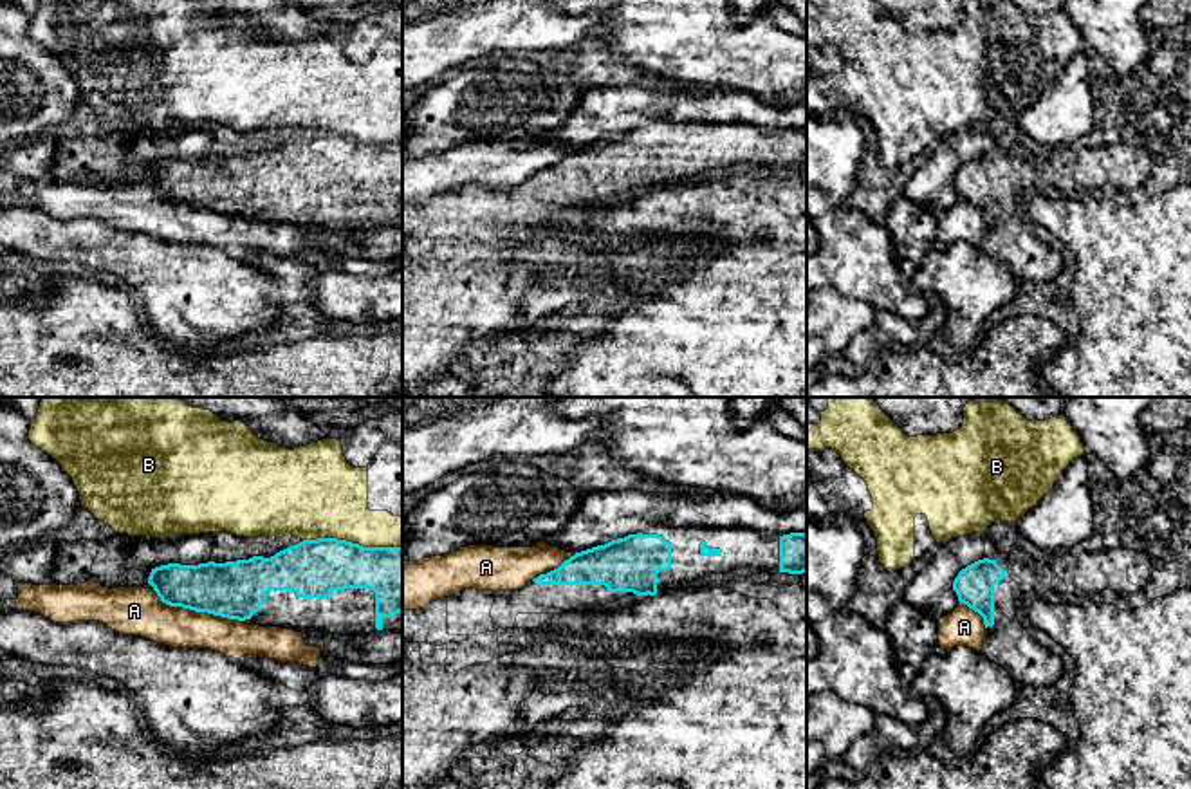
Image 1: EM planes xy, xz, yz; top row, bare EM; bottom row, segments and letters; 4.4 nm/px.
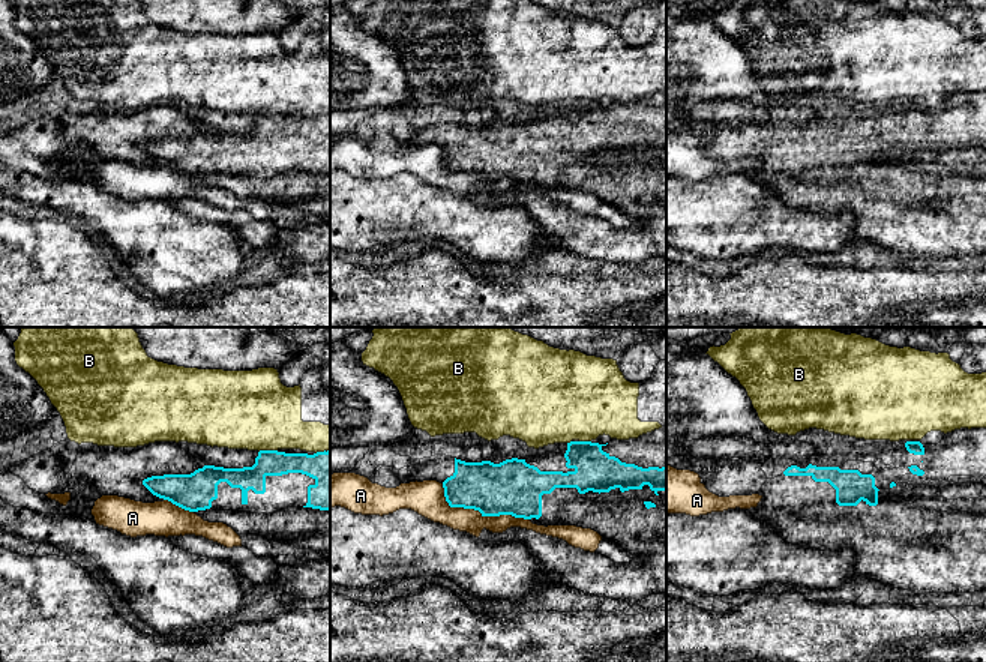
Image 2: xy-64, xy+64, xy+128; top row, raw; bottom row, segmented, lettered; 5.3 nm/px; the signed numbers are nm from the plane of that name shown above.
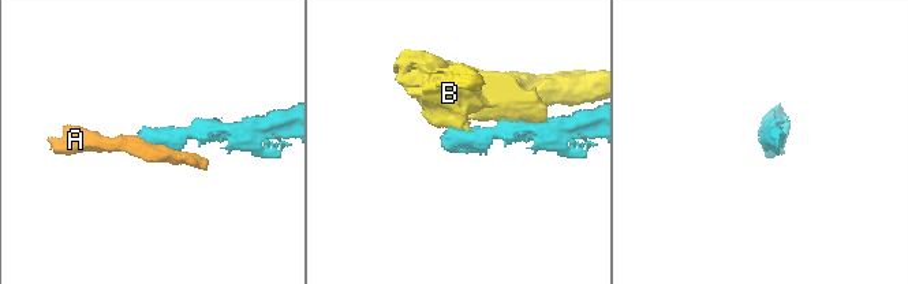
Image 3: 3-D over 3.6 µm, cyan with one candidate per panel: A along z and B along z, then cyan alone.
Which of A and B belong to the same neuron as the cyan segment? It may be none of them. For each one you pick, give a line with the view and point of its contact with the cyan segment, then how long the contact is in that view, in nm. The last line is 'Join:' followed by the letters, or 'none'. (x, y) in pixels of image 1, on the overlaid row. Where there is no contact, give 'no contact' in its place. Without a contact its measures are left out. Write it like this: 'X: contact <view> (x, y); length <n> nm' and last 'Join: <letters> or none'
Join: none

